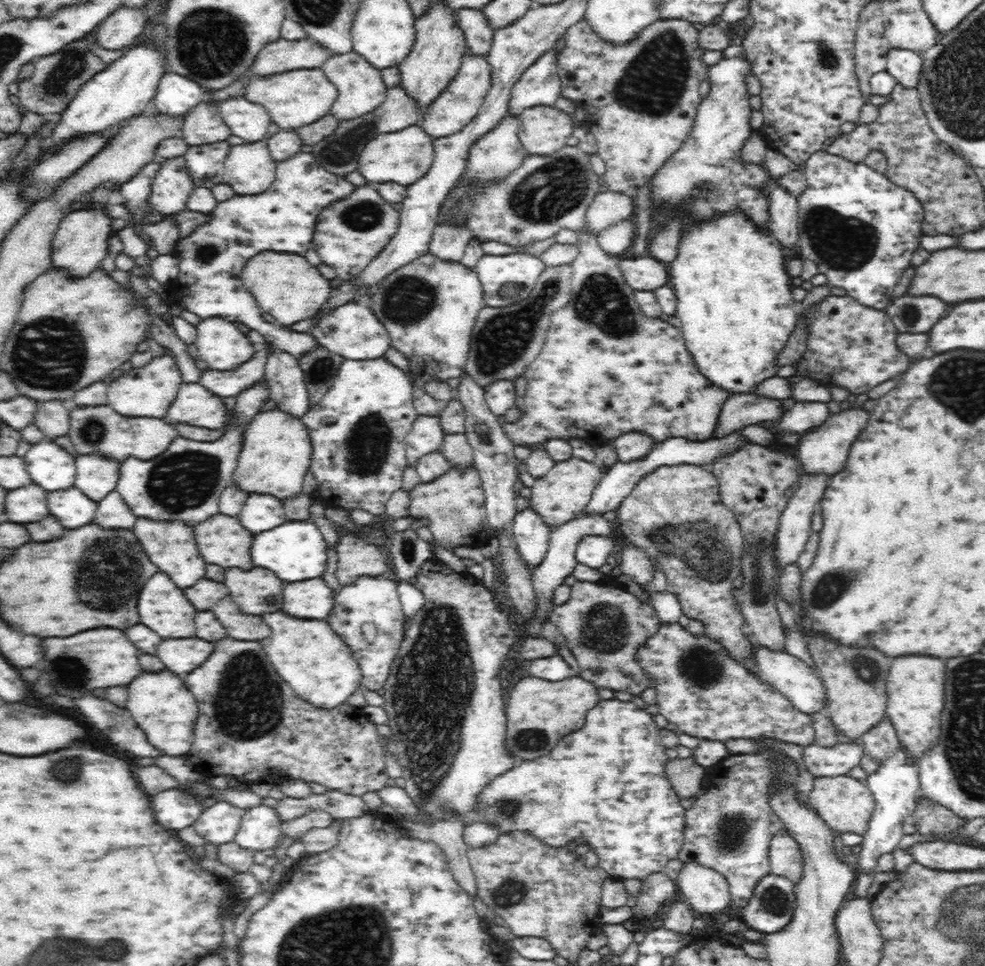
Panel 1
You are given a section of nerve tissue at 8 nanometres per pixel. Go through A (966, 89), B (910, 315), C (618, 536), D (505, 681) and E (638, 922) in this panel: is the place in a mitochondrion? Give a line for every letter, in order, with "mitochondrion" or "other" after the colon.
A: mitochondrion
B: mitochondrion
C: other
D: other
E: other

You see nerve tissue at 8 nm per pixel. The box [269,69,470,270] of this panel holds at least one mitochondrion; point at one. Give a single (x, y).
(340, 150)

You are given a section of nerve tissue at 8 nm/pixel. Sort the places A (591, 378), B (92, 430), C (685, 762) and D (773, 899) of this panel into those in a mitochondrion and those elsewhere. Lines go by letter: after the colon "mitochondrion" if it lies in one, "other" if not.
A: other
B: mitochondrion
C: other
D: mitochondrion

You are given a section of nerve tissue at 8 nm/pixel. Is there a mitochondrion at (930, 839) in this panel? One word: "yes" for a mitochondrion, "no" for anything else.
no

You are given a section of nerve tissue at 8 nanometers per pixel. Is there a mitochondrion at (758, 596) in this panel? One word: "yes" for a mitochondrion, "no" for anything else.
yes

